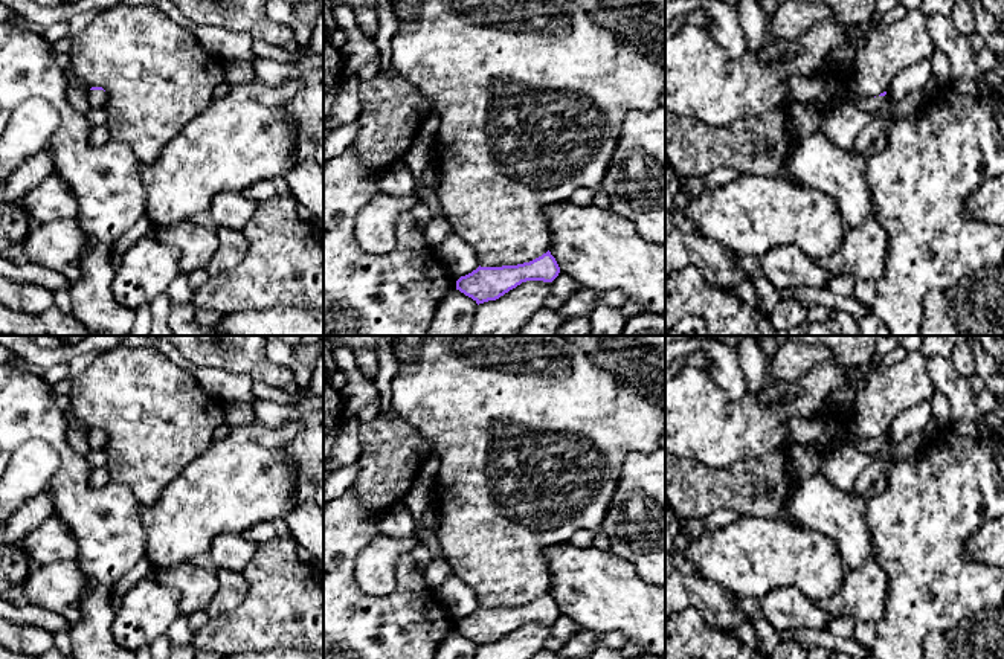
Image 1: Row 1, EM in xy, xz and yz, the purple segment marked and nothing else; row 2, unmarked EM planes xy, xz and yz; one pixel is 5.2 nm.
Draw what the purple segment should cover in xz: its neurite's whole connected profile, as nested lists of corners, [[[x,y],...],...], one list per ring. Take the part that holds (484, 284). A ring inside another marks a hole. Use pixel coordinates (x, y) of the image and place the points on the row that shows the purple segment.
[[[548,250],[542,256],[502,267],[478,267],[456,281],[456,290],[471,297],[478,305],[496,301],[526,281],[552,282],[560,273],[555,258]]]

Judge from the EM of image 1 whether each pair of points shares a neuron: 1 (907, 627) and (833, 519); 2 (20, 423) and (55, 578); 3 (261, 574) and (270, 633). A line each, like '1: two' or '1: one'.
1: two
2: two
3: one

